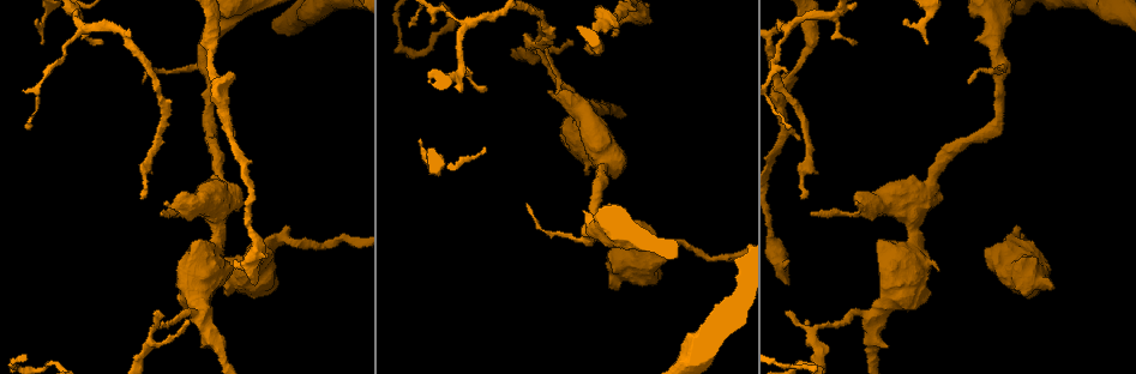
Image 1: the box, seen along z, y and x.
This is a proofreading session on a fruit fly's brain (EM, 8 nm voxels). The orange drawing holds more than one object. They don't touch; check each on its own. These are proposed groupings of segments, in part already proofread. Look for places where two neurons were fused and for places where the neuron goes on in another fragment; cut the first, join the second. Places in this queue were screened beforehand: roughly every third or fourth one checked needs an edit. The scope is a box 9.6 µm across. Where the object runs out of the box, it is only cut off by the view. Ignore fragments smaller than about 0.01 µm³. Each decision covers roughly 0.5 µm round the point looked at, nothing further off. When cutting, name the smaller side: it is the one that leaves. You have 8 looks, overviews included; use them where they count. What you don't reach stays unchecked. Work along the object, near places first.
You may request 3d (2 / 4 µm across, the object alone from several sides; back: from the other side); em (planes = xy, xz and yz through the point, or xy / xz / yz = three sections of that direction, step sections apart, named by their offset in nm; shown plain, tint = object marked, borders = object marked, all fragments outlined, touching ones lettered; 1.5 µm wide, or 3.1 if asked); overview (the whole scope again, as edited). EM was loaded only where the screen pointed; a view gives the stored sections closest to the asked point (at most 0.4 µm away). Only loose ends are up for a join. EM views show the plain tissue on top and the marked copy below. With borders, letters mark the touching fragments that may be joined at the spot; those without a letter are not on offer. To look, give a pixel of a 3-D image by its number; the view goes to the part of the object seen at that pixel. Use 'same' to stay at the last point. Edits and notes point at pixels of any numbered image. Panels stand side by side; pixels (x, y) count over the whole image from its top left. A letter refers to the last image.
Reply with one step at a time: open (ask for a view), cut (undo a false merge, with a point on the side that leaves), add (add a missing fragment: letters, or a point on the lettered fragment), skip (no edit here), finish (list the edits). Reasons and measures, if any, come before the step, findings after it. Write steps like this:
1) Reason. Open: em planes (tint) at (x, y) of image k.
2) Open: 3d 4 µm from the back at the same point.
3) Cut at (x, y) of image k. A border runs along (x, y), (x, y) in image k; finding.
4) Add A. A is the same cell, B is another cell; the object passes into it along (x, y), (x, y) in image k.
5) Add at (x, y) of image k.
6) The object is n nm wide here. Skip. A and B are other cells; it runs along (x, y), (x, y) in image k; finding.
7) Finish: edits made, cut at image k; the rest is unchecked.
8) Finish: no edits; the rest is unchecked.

Open: em yz step 4 (borders) at (27, 127) of image 1.

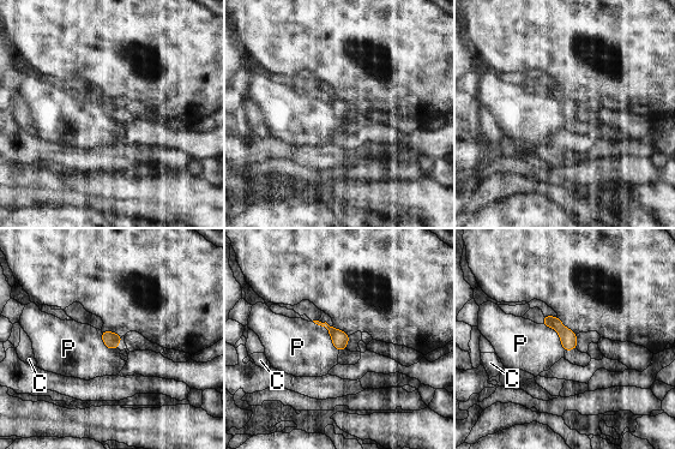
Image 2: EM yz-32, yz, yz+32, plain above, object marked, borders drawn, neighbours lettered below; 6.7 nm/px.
Another direction. Open: em planes (borders) at the same point.

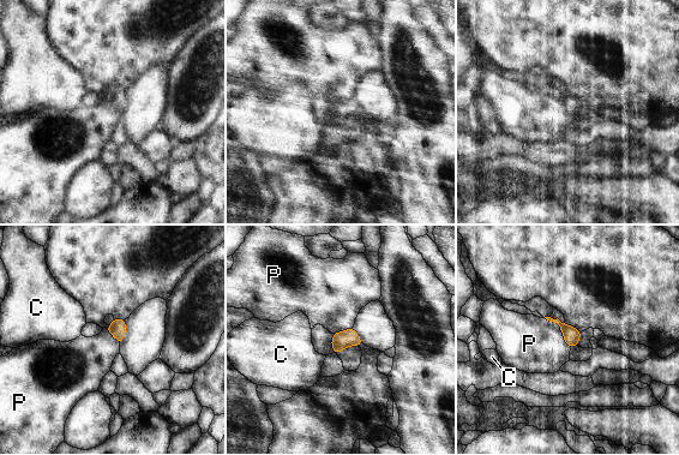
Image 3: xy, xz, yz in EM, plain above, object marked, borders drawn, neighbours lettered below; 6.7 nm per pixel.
Skip. C and P are other cells; a border runs along (545, 317), (559, 327), (570, 347) in image 3; none of them fits.

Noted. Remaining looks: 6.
Open: 3d 2 µm at (465, 29) of image 1.

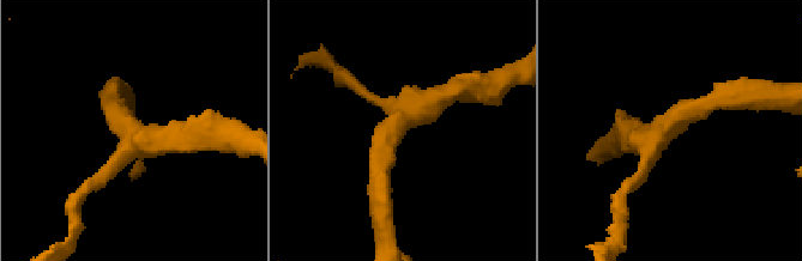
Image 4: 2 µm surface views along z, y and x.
3 arms meet here; shape alone is not enough. Open: em xy step 4 (tint) at (403, 120) of image 4.

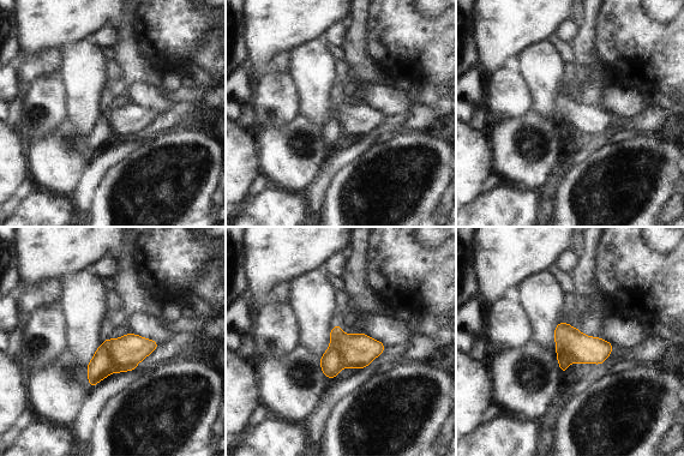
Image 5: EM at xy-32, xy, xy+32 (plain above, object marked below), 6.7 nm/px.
Another direction. Open: em xz step 4 (borders) at the same point.

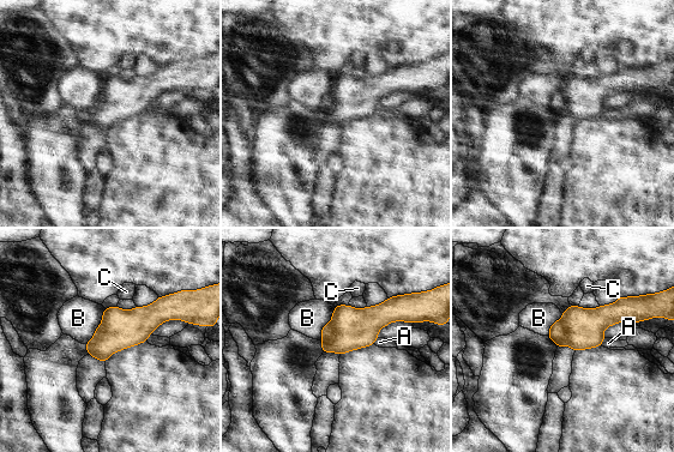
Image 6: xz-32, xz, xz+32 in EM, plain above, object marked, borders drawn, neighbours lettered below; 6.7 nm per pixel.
The object is 260 nm wide here. Cut at (557, 332) of image 6. A, B and C are other cells; a border runs along (559, 320), (564, 337), (557, 343) in image 6; a second neuron is stuck on.

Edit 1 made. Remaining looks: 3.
An open end. Open: em xz step 4 (tint) at (233, 260) of image 1.

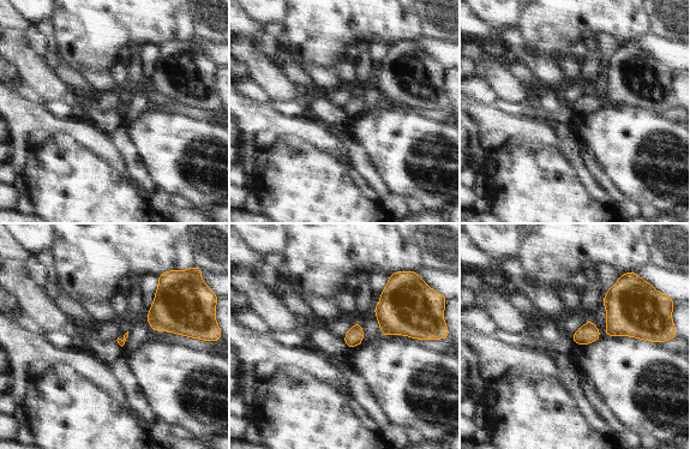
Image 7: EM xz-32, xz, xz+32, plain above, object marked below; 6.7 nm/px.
Open: em planes (borders) at the same point.

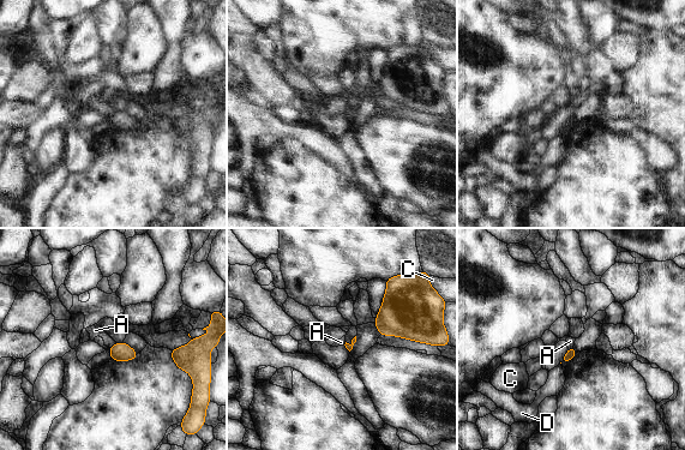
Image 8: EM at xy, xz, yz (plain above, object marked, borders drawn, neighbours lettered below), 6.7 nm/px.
Skip. A, C and D are other cells; a border runs along (115, 342), (109, 348) in image 8; no lettered fragment goes on from it.

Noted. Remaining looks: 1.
Finish: edits made, cut at image 6; the rest is unchecked.

